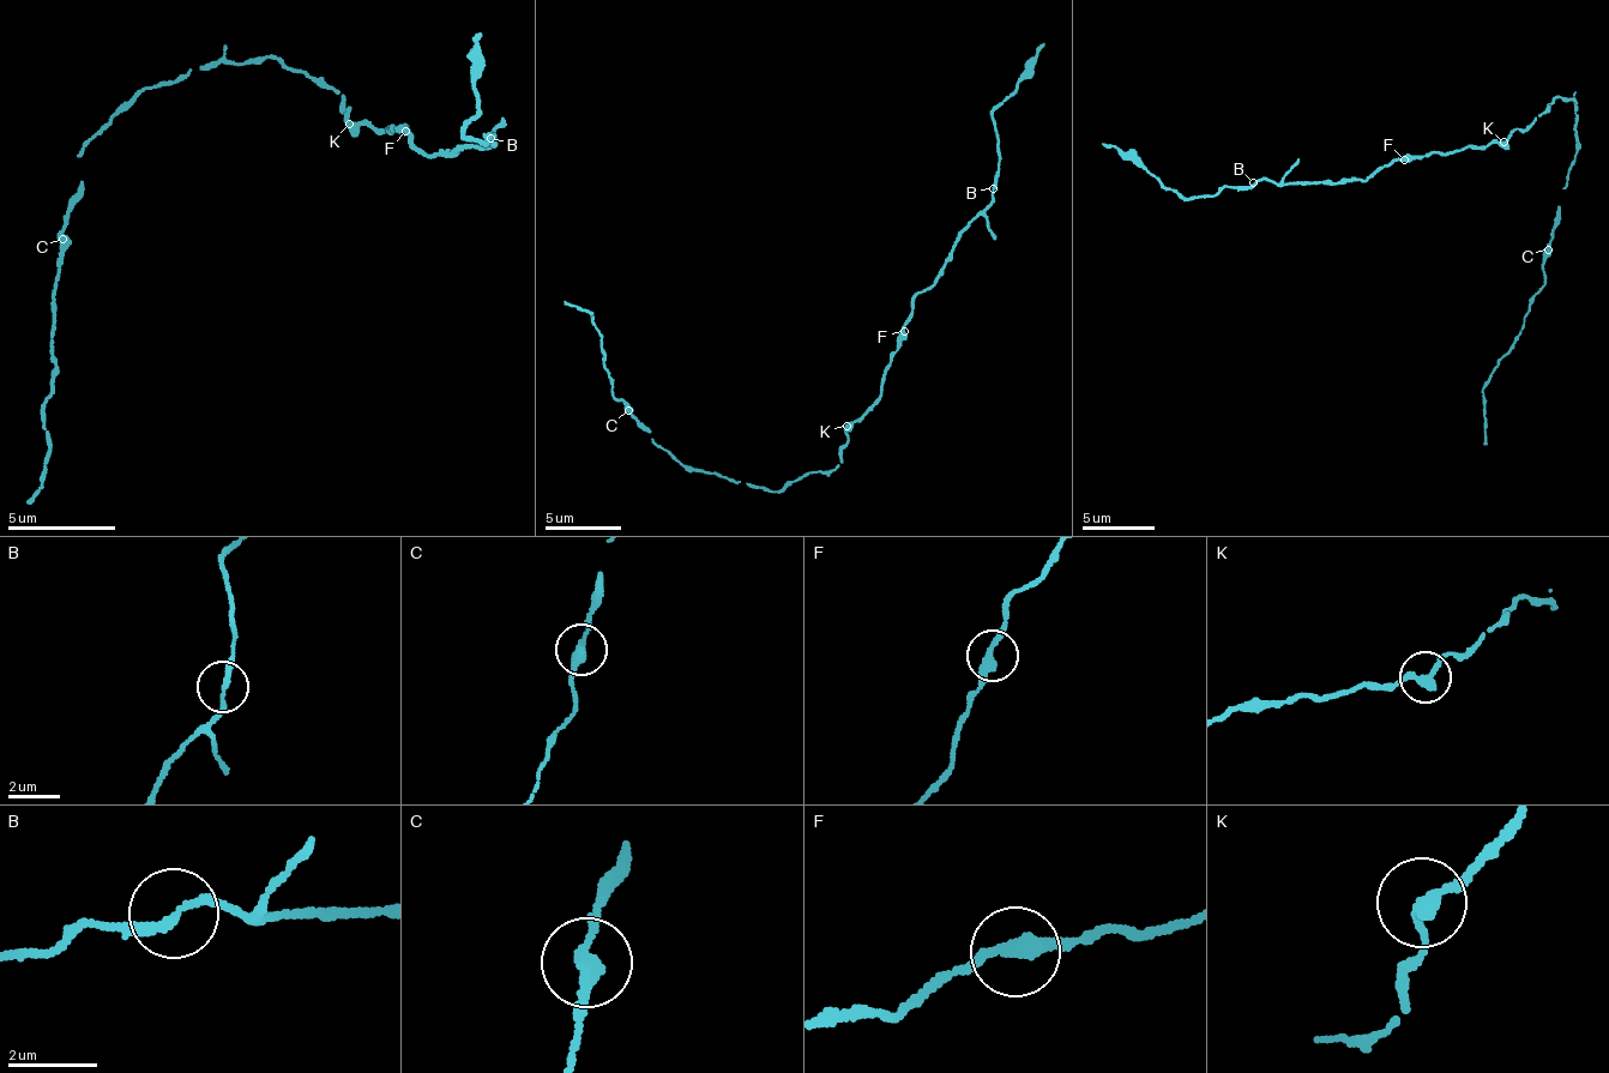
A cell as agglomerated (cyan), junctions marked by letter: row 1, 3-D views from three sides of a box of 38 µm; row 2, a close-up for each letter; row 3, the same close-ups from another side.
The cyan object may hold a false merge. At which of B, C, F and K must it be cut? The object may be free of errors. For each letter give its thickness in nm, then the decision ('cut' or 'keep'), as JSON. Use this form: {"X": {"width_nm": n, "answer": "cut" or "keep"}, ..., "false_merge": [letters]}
{"B": {"width_nm": 200, "answer": "keep"}, "C": {"width_nm": 300, "answer": "keep"}, "F": {"width_nm": 320, "answer": "keep"}, "K": {"width_nm": 280, "answer": "keep"}, "false_merge": []}

